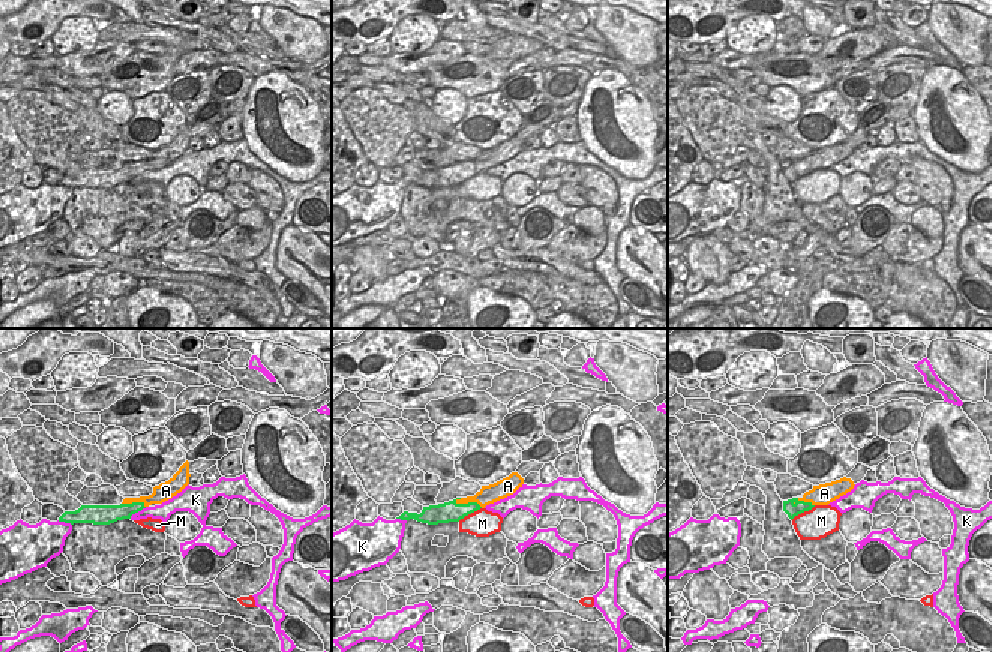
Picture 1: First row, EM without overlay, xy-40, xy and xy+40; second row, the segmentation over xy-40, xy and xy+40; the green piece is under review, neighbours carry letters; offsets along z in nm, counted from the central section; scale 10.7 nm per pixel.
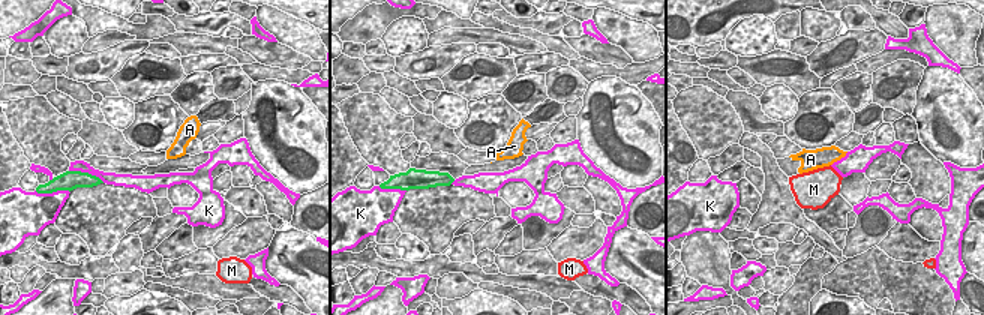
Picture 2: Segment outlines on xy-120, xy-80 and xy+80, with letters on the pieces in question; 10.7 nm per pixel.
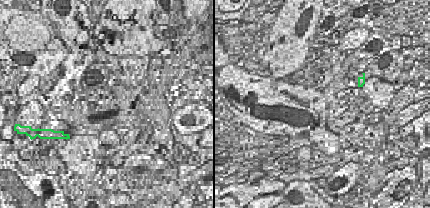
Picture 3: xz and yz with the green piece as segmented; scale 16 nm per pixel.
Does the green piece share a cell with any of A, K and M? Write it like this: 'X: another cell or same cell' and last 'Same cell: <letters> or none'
A: another cell
K: another cell
M: another cell
Same cell: none

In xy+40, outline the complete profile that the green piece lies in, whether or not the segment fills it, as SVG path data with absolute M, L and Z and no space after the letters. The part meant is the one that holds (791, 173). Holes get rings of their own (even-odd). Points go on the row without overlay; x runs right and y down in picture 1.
M798 162L783 165L783 175L788 178L791 184L798 178L812 174L813 171L815 169L812 166L804 166Z

